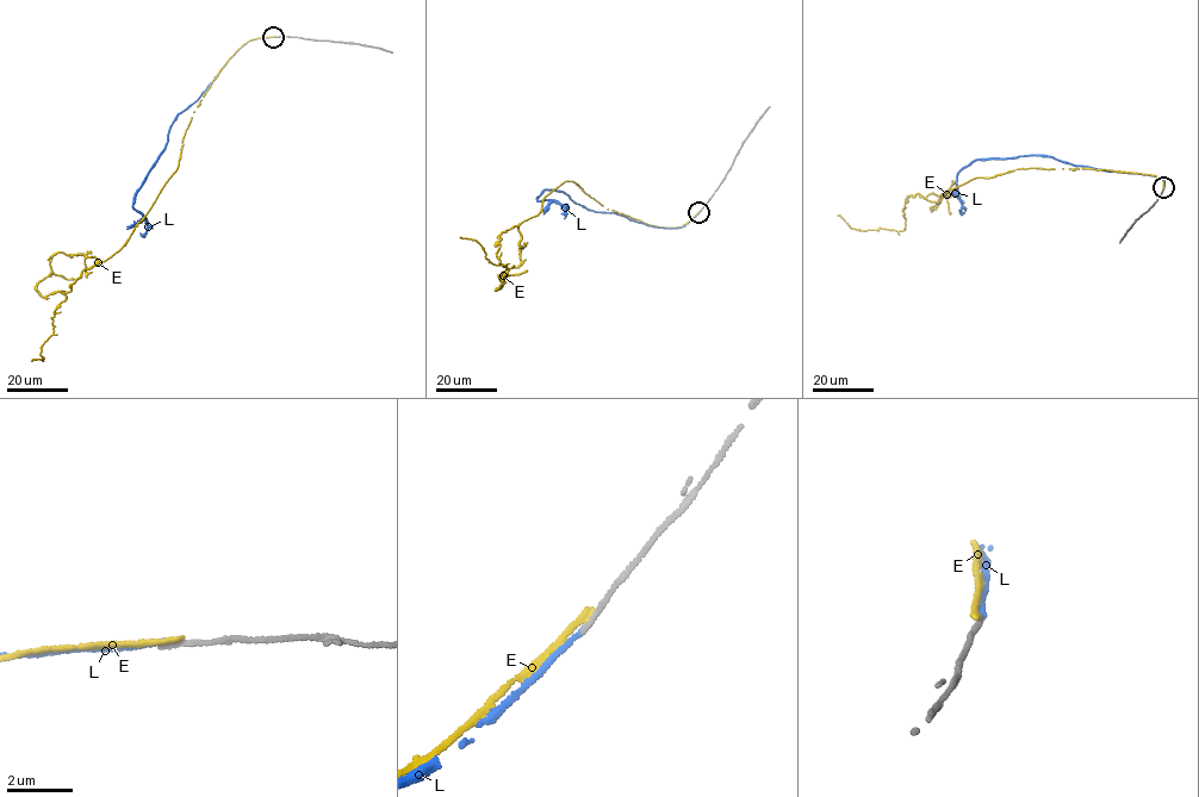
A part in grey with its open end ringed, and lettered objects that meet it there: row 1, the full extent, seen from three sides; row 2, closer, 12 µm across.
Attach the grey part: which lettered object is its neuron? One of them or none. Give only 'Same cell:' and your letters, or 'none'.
Same cell: none

